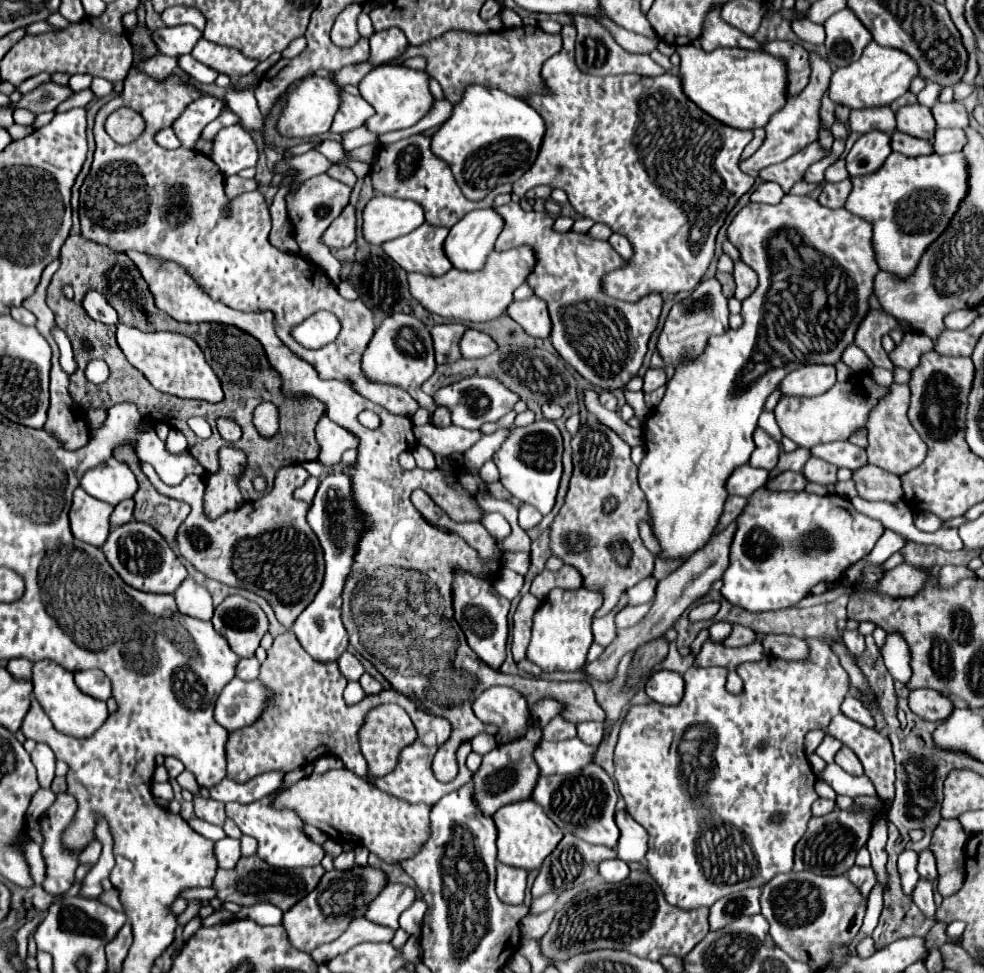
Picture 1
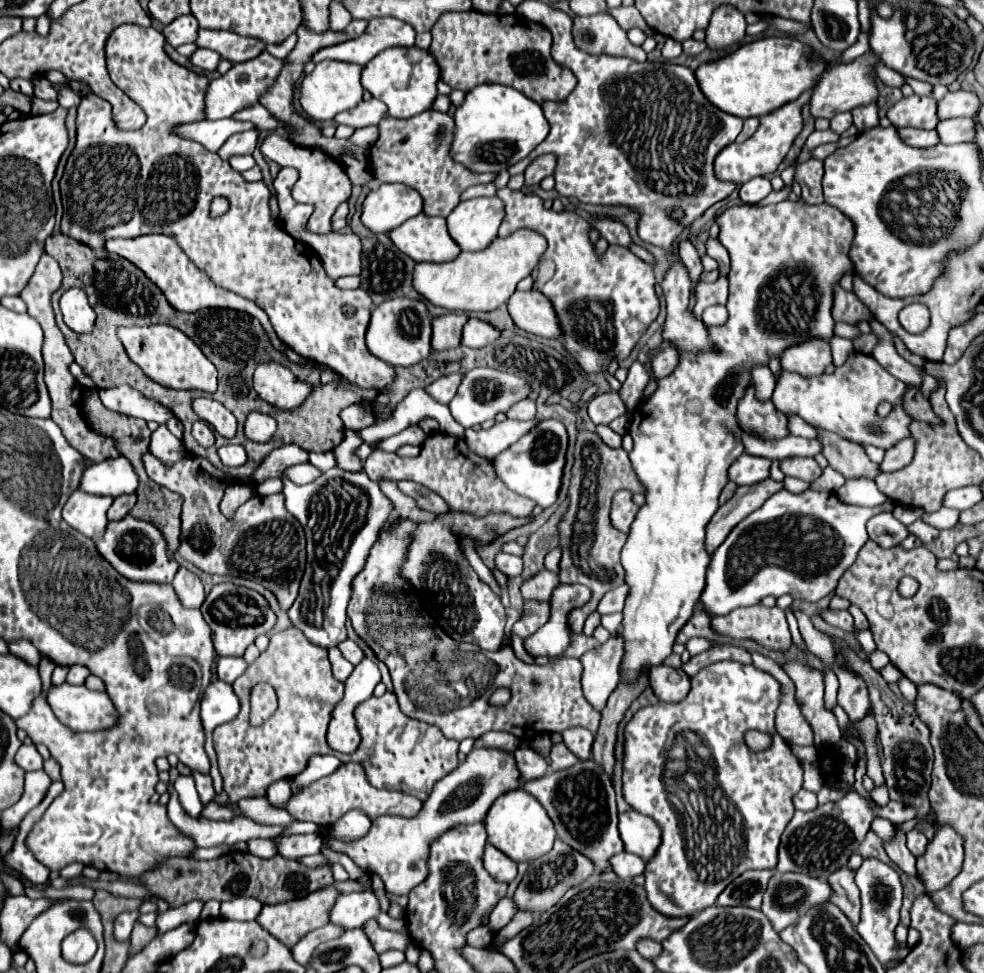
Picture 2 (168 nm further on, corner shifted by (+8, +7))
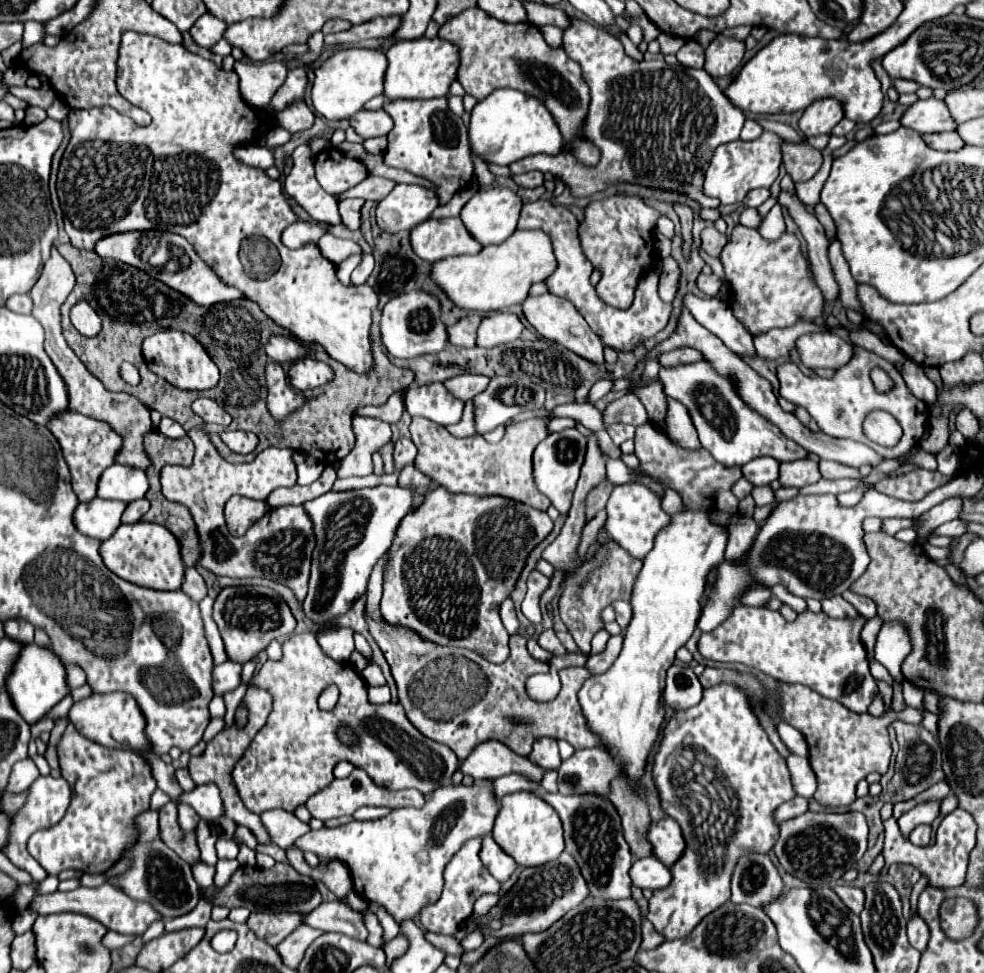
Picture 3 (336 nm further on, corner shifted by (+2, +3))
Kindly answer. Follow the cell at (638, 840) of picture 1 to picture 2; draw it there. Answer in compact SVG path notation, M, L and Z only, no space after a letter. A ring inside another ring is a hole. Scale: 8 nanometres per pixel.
M636 810L620 814L618 828L624 848L628 852L636 852L644 860L650 860L662 842L660 826L650 816Z

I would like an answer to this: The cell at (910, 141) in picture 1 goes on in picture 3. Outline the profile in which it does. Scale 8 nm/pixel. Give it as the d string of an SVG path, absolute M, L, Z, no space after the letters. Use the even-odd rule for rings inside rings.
M942 132L942 134L922 134L922 140L934 150L958 150L964 146L962 138L956 132Z

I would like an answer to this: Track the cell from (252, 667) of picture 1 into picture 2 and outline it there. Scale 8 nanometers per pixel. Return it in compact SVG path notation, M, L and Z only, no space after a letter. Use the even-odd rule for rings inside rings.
M222 656L218 660L218 676L220 676L220 680L224 680L228 684L232 684L246 668L248 668L248 664L244 662L244 658L230 658L230 656L226 658L226 656Z

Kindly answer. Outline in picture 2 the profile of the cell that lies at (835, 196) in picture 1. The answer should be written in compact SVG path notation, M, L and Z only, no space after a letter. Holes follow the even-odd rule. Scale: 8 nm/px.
M792 160L796 172L794 172L794 180L802 186L802 200L806 204L820 204L824 202L822 196L822 188L820 188L820 180L824 174L824 164L822 160L806 160L802 164L798 164L796 160Z

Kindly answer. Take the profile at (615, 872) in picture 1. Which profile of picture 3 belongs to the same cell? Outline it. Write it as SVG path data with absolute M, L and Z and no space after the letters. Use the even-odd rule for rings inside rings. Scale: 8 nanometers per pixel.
M646 856L642 860L634 860L630 868L630 878L632 884L638 888L656 890L670 884L670 870L656 856Z

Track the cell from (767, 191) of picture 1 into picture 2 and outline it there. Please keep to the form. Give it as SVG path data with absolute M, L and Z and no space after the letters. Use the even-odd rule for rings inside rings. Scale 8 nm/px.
M764 176L752 178L750 182L740 186L740 200L744 204L756 204L762 198L766 198L770 192L772 192L772 186L770 186L768 178L764 178Z

